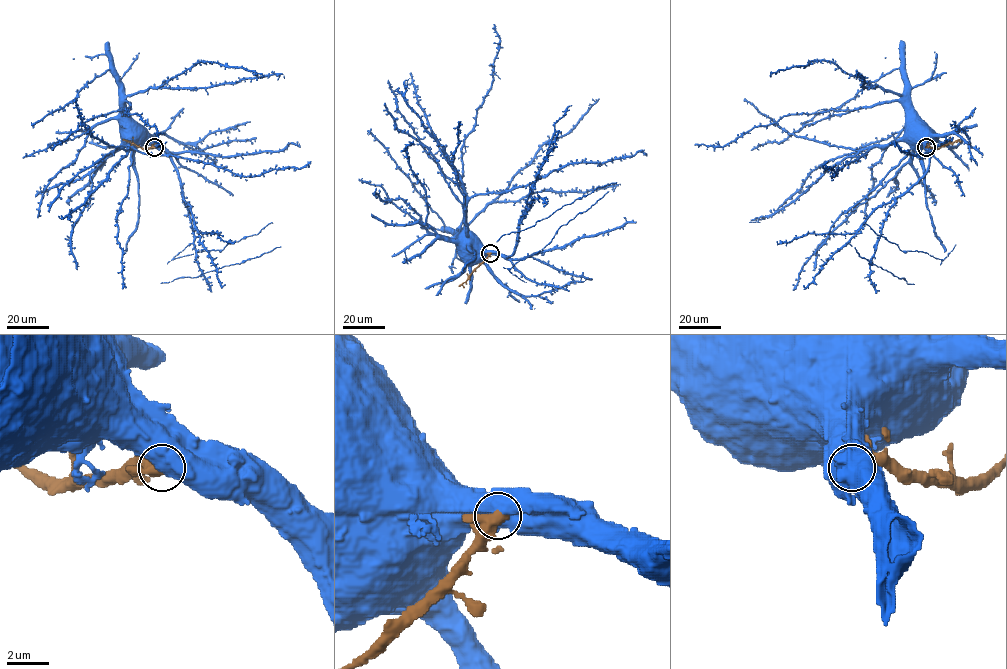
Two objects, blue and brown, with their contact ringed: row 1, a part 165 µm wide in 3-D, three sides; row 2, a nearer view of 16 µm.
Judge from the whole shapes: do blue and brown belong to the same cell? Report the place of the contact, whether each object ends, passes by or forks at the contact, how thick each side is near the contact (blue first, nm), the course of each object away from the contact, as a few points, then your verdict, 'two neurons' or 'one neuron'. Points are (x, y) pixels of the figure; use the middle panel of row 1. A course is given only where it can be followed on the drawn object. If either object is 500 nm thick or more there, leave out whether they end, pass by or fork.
(490, 253) | 700/400 nm | blue via (490, 253), (477, 239), (464, 241) | brown via (490, 253), (459, 286) | two neurons

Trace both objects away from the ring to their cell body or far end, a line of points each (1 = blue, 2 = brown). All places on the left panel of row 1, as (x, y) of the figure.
1: (154, 147), (144, 131), (132, 119), (128, 120)
2: (154, 147), (142, 148), (123, 139)

